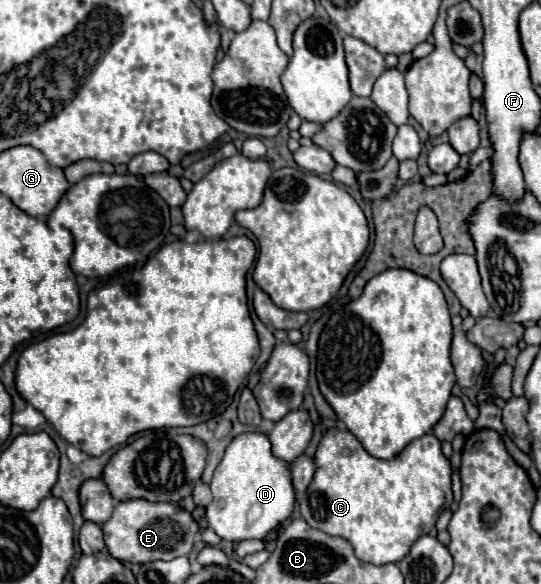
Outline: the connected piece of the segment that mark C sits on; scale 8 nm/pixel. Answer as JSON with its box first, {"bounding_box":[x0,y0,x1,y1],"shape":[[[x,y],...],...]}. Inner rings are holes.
{"bounding_box":[298,429,452,565],"shape":[[[328,429],[316,447],[314,463],[314,479],[298,505],[302,517],[314,529],[348,539],[356,551],[356,557],[372,565],[398,563],[420,535],[434,529],[440,509],[452,503],[452,469],[448,459],[442,455],[440,441],[436,441],[432,433],[410,441],[394,459],[376,459],[364,451],[360,441],[350,431]]]}

